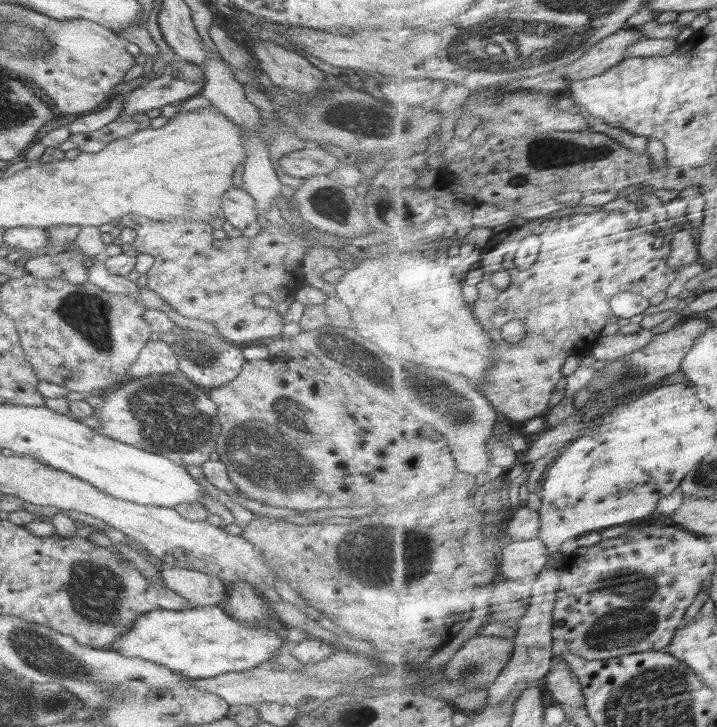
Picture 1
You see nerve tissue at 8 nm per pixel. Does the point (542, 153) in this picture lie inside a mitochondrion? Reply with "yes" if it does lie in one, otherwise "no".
yes

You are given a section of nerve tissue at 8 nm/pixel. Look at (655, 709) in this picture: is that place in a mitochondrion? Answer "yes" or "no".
yes

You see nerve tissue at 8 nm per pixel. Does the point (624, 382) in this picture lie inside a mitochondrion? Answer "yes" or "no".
yes

